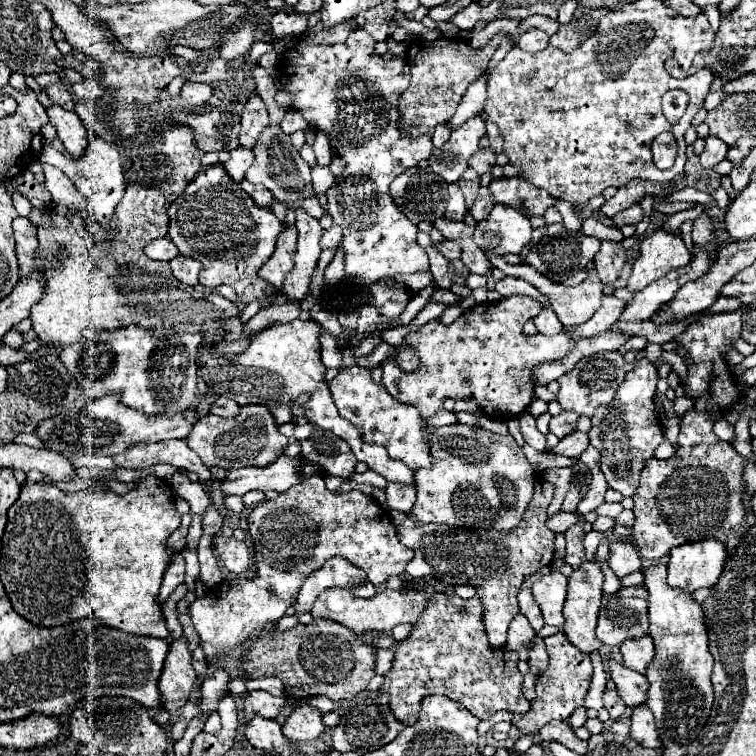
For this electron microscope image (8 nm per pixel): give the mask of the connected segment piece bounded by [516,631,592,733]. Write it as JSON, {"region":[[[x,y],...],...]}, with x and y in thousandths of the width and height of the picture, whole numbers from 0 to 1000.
{"region":[[[743,835],[722,845],[722,861],[728,866],[728,877],[725,877],[725,885],[709,901],[709,925],[704,927],[701,940],[690,946],[690,954],[683,956],[683,962],[693,970],[709,970],[720,962],[720,956],[730,951],[743,951],[743,954],[751,951],[757,940],[772,930],[778,906],[783,898],[780,869],[759,858]]]}

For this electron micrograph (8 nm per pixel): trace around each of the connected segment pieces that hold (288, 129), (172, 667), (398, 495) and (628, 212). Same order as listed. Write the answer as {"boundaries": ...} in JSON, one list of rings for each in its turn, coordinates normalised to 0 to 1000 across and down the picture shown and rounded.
{"boundaries":[[[[381,144],[378,147],[378,155],[373,157],[373,163],[370,163],[370,171],[378,176],[378,179],[386,179],[389,173],[394,173],[394,171],[407,171],[407,163],[402,160],[402,155],[392,147],[392,144]]],[[[238,843],[225,851],[225,861],[209,903],[220,940],[230,943],[249,930],[257,898],[259,888],[254,885],[254,864],[246,856],[246,843]]],[[[513,639],[511,642],[511,657],[513,657],[516,673],[542,679],[542,673],[550,663],[550,644],[548,642],[532,642],[532,639]]],[[[839,269],[836,274],[831,274],[823,282],[817,282],[812,287],[812,292],[815,292],[815,300],[825,300],[825,298],[841,298],[841,295],[847,295],[849,287],[852,287],[849,274],[844,269]]]]}

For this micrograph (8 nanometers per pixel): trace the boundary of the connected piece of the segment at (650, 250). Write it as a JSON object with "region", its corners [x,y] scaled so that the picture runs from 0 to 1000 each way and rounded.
{"region":[[[876,303],[854,311],[847,321],[847,343],[839,348],[831,369],[836,388],[849,385],[860,374],[870,372],[881,361],[905,353],[913,345],[913,332],[897,308],[881,308]]]}

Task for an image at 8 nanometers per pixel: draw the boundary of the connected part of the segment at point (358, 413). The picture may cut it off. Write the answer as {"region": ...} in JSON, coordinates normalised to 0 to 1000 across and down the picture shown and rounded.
{"region":[[[468,483],[468,485],[458,485],[455,491],[450,491],[437,504],[437,517],[439,517],[442,533],[447,538],[447,546],[455,554],[460,554],[463,560],[468,560],[479,570],[479,581],[484,586],[508,589],[519,607],[529,607],[529,610],[534,610],[545,620],[556,620],[556,618],[569,618],[571,615],[569,594],[563,589],[561,562],[563,565],[582,565],[582,562],[601,562],[601,560],[606,560],[603,549],[590,544],[590,541],[582,541],[569,554],[553,557],[548,552],[548,538],[521,528],[511,517],[508,509],[500,509],[500,507],[492,504],[489,491],[481,488],[481,485],[471,485]]]}

